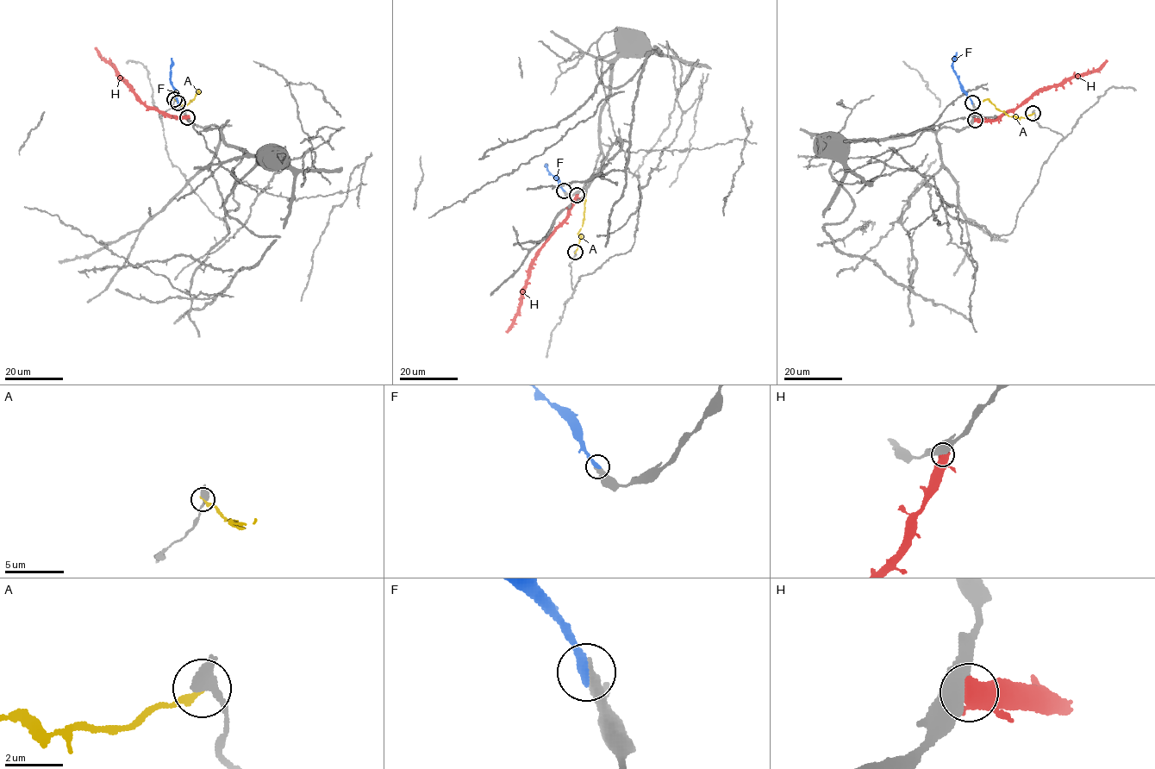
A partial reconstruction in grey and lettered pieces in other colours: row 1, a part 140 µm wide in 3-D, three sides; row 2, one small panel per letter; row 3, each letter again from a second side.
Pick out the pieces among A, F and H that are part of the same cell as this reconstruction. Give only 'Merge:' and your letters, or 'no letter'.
Merge: F

